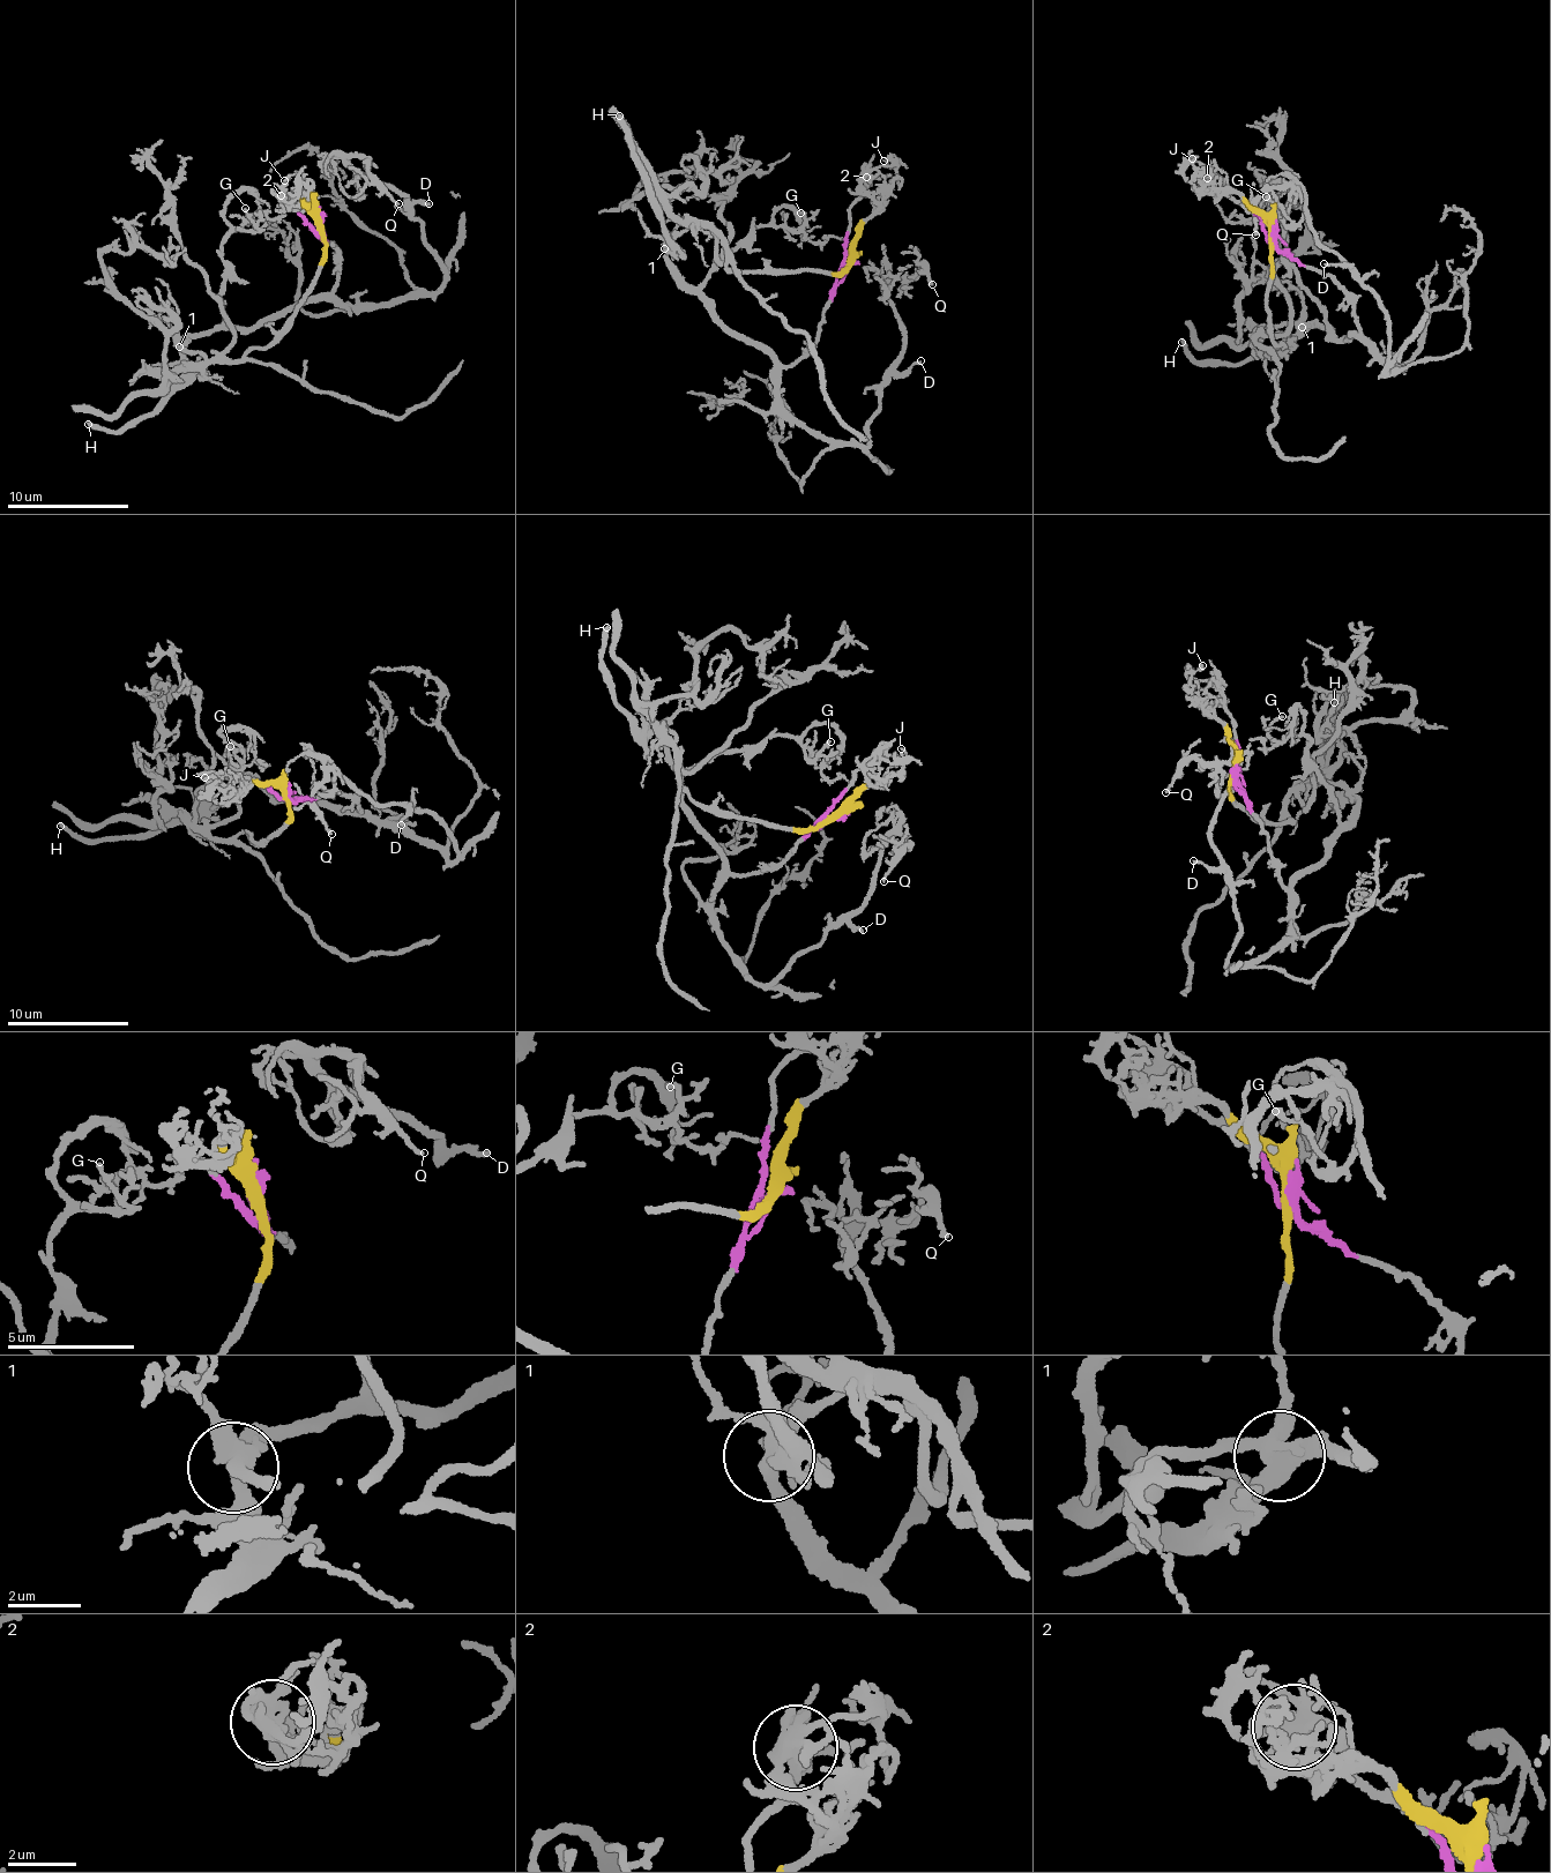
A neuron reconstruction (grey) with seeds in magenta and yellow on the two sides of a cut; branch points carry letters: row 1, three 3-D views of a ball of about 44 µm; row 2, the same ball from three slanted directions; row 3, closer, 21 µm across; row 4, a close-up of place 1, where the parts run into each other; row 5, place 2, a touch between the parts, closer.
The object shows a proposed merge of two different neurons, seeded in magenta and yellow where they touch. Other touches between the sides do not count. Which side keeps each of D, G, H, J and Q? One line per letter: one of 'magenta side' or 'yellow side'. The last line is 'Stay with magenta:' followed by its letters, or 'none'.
D: magenta side
G: magenta side
H: magenta side
J: magenta side
Q: magenta side
Stay with magenta: D, G, H, J, Q

